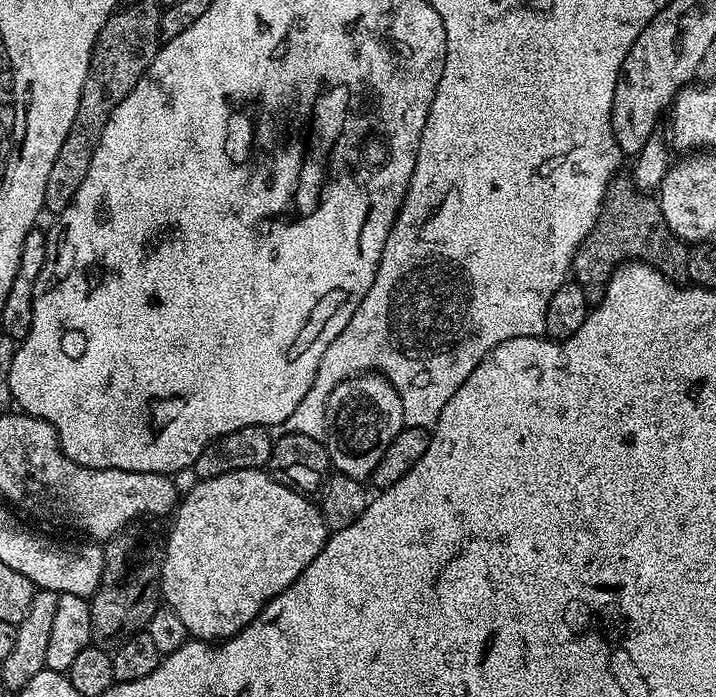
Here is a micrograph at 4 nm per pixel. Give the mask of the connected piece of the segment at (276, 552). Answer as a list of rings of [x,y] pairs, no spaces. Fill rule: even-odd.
[[[259,468],[254,470],[234,470],[230,474],[218,474],[218,478],[196,482],[196,485],[185,496],[183,493],[182,499],[171,517],[171,520],[173,519],[172,533],[169,534],[168,540],[166,536],[166,543],[163,545],[164,563],[160,566],[160,590],[163,603],[172,608],[174,614],[178,614],[178,618],[182,618],[182,626],[186,626],[189,637],[205,642],[223,642],[229,636],[235,636],[274,597],[282,594],[282,590],[289,588],[300,577],[302,570],[306,570],[306,566],[310,566],[310,562],[314,562],[314,558],[318,558],[318,554],[324,548],[330,533],[324,525],[324,519],[319,507],[313,501],[311,504],[308,500],[311,499],[305,493],[298,492],[294,488],[287,488],[286,485],[278,483],[267,471]]]

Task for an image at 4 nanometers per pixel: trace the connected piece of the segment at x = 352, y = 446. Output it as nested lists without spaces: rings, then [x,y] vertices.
[[[367,371],[352,374],[345,378],[338,386],[332,388],[328,396],[328,403],[324,406],[324,428],[328,432],[326,447],[331,467],[341,476],[349,476],[355,480],[363,481],[371,477],[372,472],[378,466],[382,454],[394,442],[394,438],[405,427],[402,414],[402,398],[398,398],[398,390],[379,372]]]

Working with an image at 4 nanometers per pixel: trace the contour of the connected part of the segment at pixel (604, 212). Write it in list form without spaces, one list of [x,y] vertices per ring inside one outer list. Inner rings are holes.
[[[617,175],[608,185],[608,192],[596,219],[596,227],[586,234],[572,261],[574,283],[582,286],[589,301],[599,302],[604,296],[608,279],[625,262],[643,262],[657,268],[670,282],[687,285],[689,245],[679,240],[666,226],[659,203],[647,191],[640,191],[631,179]]]

